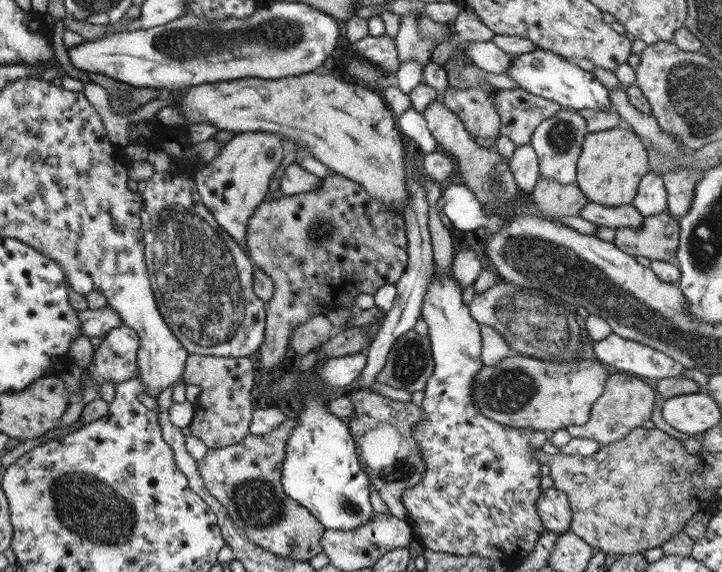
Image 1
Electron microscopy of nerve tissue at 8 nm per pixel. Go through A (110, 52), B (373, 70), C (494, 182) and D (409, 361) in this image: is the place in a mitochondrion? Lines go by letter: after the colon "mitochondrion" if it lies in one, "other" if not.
A: other
B: other
C: mitochondrion
D: mitochondrion

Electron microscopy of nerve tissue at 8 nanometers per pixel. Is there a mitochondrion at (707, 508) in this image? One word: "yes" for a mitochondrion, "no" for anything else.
no

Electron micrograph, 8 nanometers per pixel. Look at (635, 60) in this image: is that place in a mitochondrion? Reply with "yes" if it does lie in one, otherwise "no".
no

